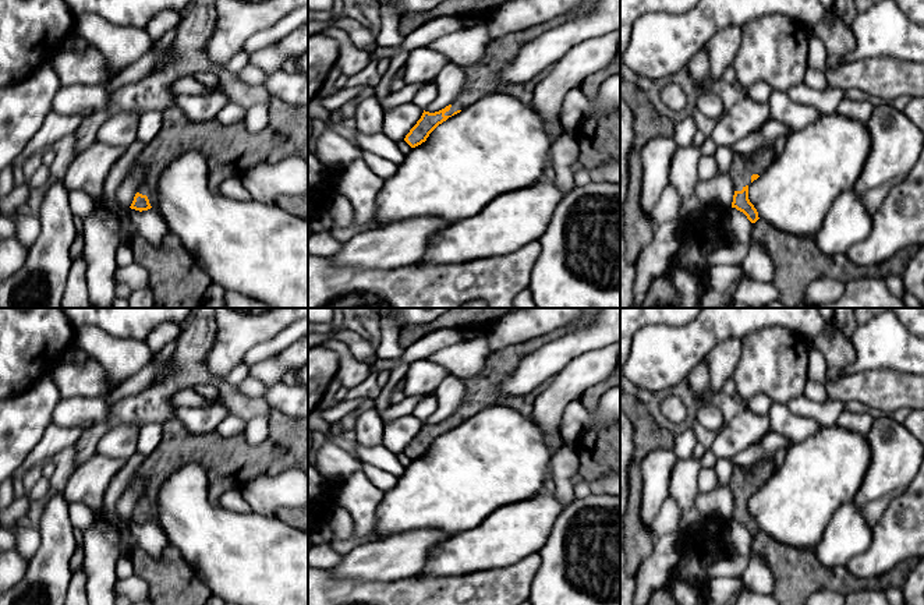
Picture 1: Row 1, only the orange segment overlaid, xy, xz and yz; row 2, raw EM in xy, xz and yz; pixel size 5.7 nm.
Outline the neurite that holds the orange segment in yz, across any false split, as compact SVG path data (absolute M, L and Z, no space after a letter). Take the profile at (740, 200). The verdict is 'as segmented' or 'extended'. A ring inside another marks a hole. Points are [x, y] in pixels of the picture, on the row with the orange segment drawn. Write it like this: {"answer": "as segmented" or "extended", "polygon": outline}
{"answer": "extended", "polygon": "M764 146L753 158L733 155L730 177L734 187L732 208L743 212L753 223L751 241L760 243L775 266L773 286L785 307L803 308L807 287L817 279L826 277L847 283L857 277L886 279L902 276L917 252L910 245L878 265L856 265L846 254L826 255L819 251L815 236L800 237L772 227L758 217L748 199L748 185L757 180L773 160L773 146Z"}

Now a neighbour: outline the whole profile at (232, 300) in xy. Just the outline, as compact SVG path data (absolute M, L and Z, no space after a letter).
M226 291L224 308L270 308L270 307L262 301L238 294L236 291Z

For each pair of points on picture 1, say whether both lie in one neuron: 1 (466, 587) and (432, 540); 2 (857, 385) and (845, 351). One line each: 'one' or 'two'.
1: two
2: two

